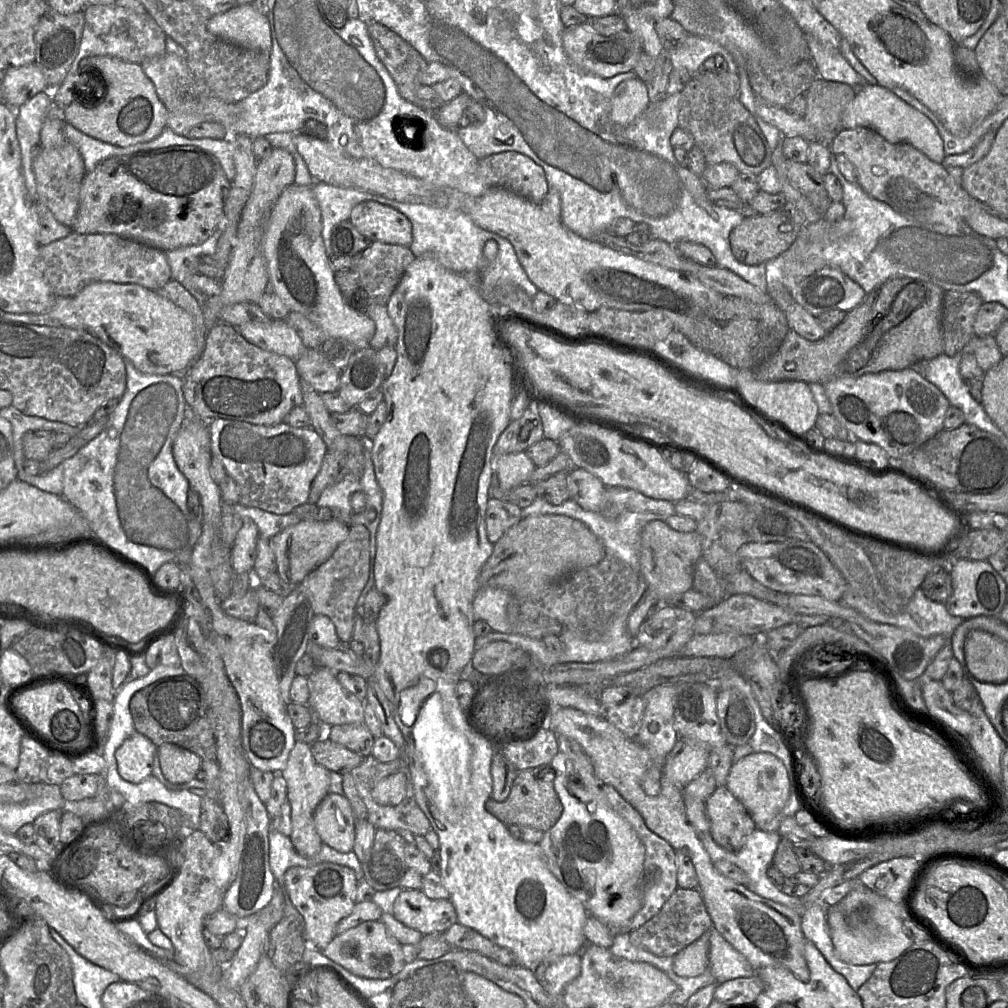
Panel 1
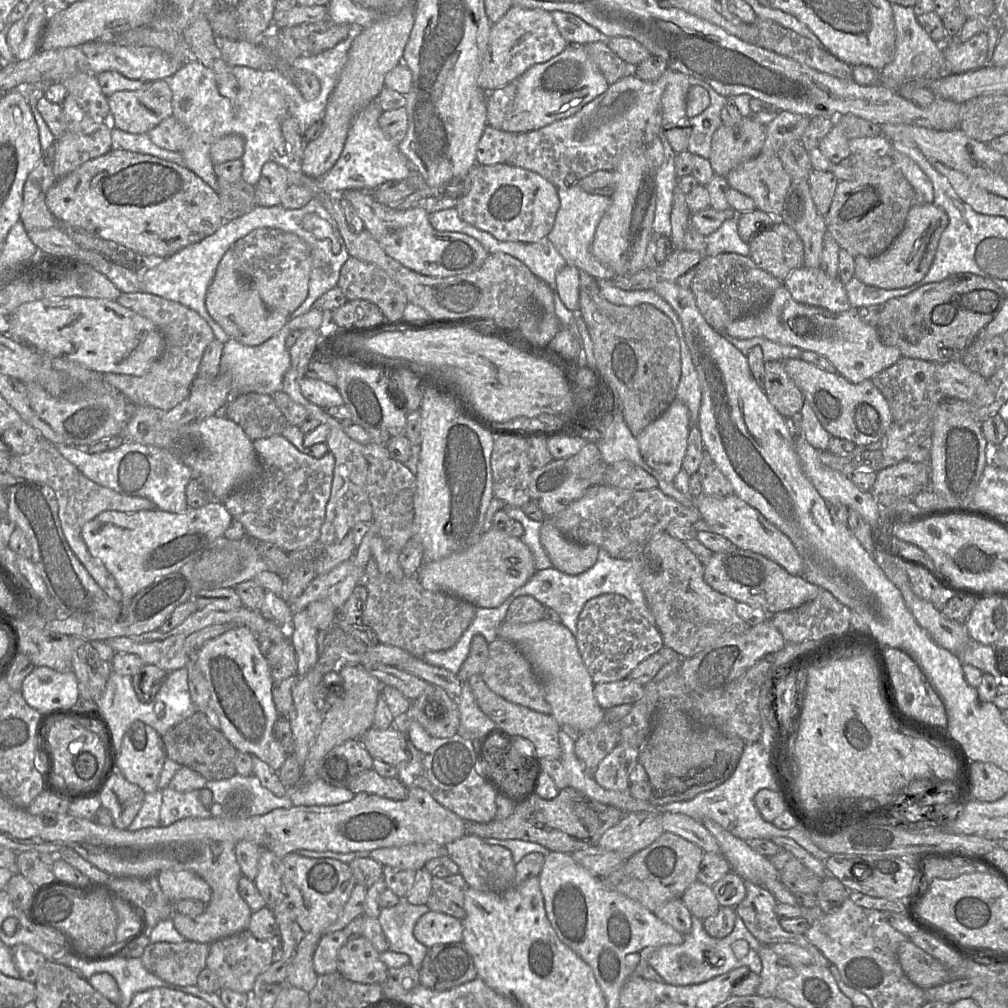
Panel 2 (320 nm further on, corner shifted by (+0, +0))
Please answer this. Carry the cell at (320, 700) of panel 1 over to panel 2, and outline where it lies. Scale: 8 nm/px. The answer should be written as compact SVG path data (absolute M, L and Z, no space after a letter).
M372 726L359 741L373 758L378 758L394 767L407 758L406 737L394 726L384 730Z

